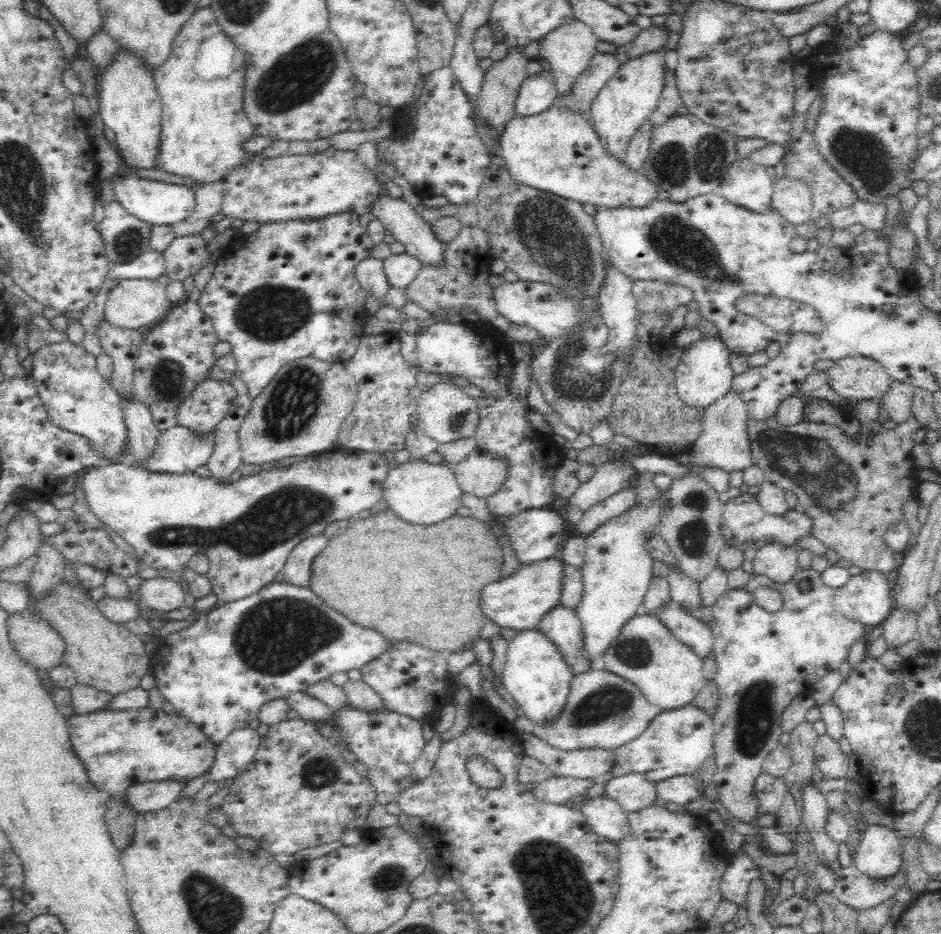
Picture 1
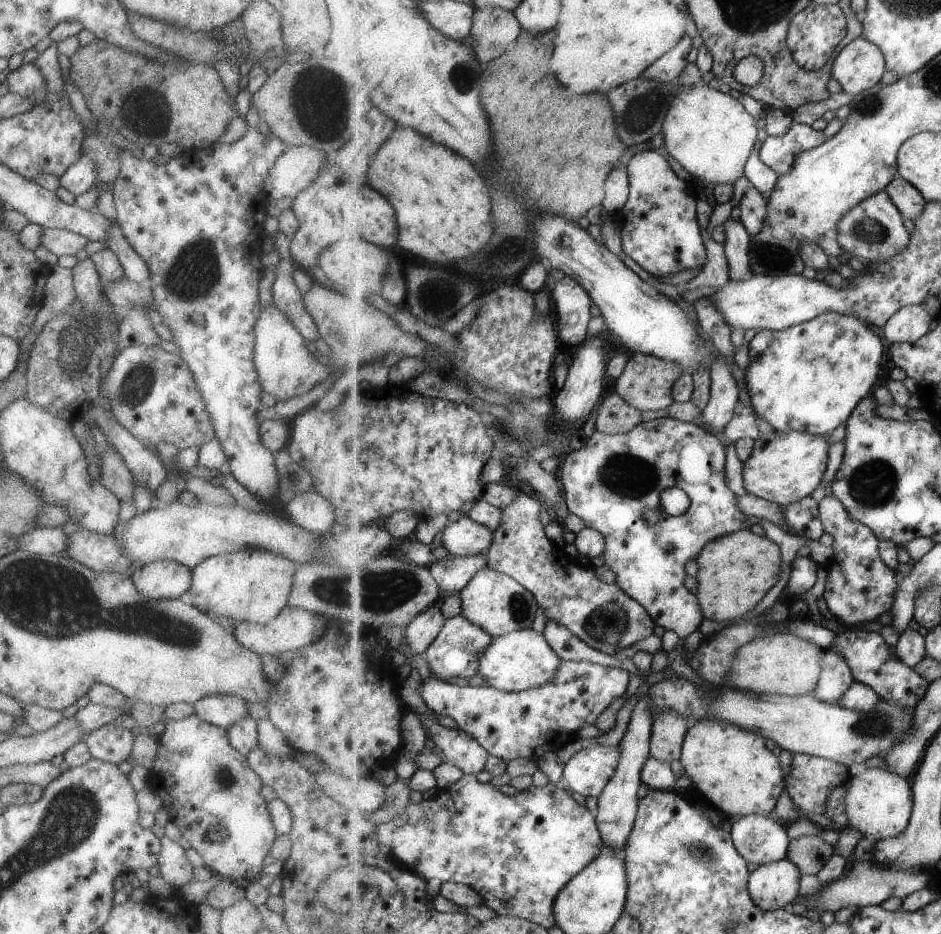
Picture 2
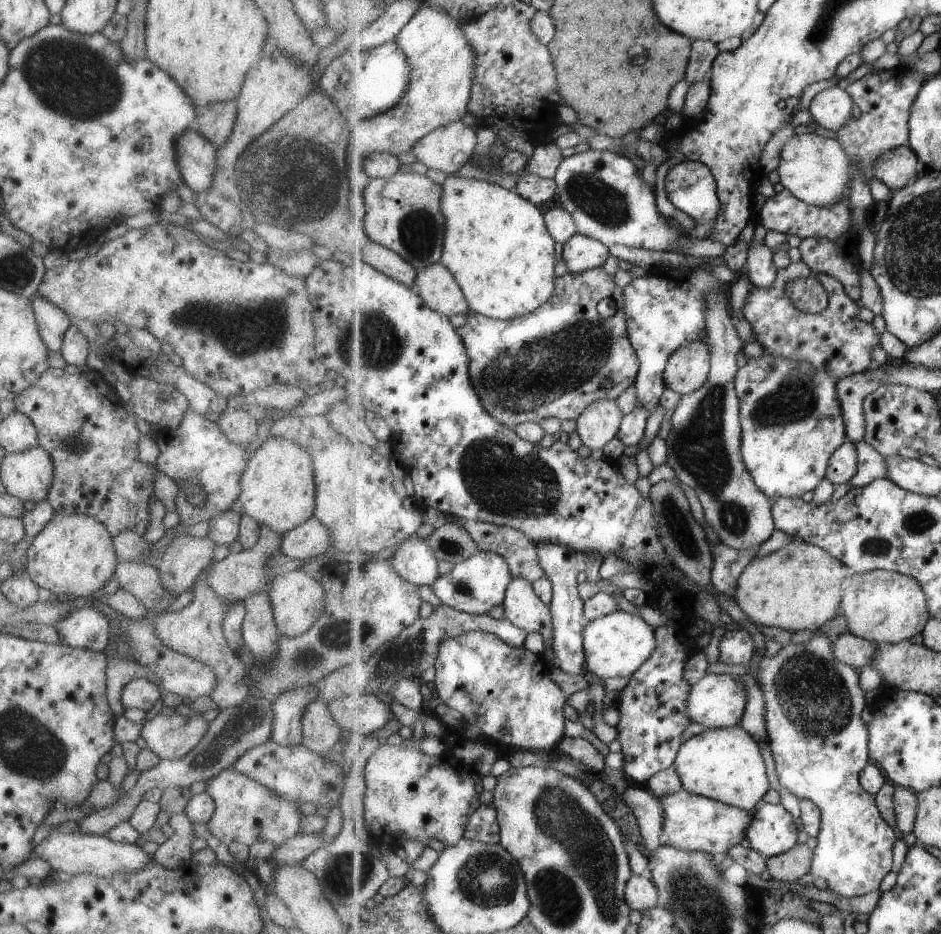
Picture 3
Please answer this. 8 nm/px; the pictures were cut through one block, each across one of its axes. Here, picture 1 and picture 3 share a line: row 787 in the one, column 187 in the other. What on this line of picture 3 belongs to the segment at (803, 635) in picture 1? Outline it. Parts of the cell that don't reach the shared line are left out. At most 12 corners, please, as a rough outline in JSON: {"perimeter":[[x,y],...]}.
{"perimeter":[[157,714],[140,737],[160,759],[185,756],[201,740],[201,715]]}

